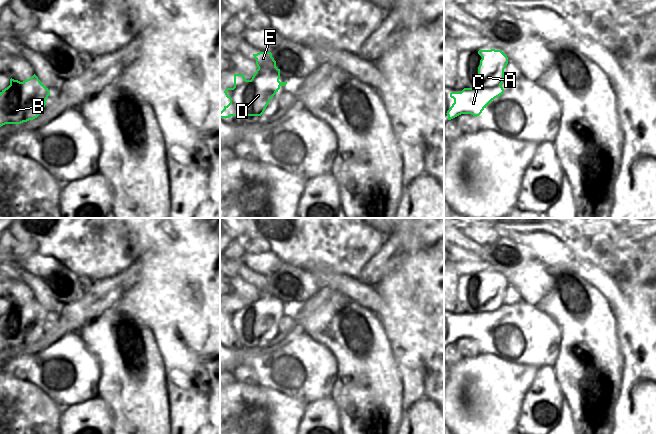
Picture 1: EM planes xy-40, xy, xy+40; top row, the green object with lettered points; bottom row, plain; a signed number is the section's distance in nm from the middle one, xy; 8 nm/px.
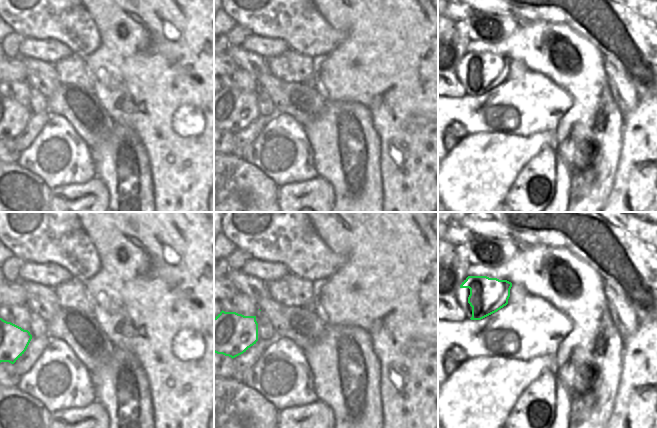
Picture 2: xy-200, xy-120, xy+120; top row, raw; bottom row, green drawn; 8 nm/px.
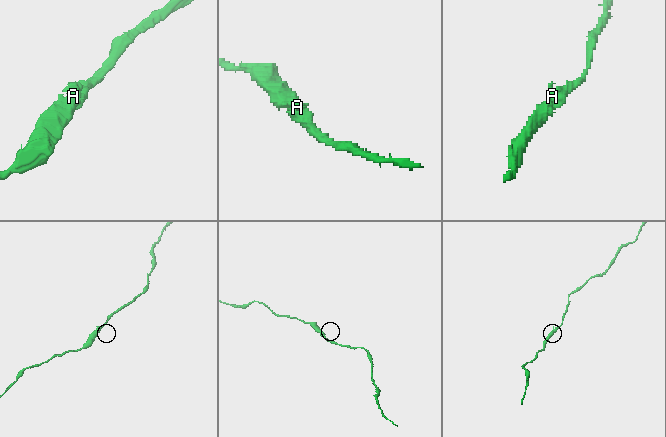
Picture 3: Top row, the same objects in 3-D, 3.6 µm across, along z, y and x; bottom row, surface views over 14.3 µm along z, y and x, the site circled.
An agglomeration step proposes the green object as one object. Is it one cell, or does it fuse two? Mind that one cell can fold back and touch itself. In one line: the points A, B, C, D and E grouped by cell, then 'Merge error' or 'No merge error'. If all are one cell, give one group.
Groups: A B C D E. No merge error

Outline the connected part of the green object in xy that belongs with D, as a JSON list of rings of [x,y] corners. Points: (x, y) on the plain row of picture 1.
[[[259,276],[253,278],[256,283],[258,293],[251,304],[246,304],[243,298],[234,298],[234,311],[227,312],[224,317],[230,323],[230,327],[224,330],[220,336],[220,342],[229,342],[231,340],[261,340],[270,324],[278,316],[281,310],[287,306],[280,306],[280,293],[276,291],[276,285],[271,276]]]

